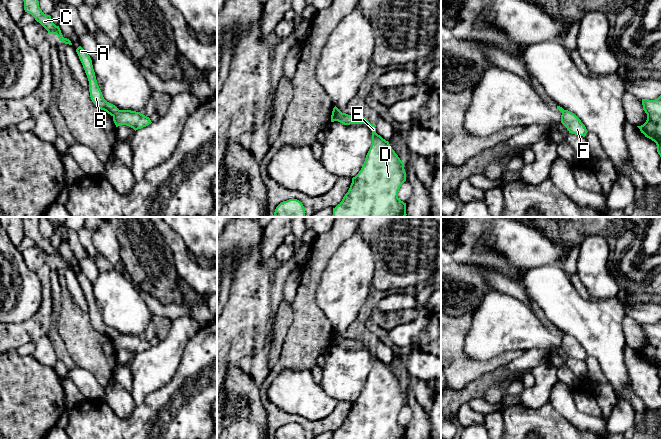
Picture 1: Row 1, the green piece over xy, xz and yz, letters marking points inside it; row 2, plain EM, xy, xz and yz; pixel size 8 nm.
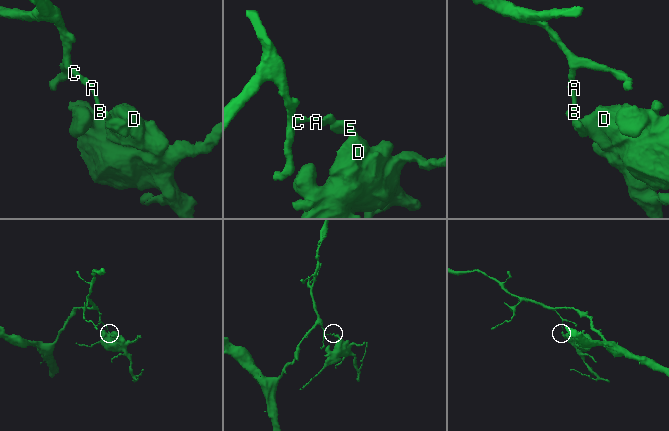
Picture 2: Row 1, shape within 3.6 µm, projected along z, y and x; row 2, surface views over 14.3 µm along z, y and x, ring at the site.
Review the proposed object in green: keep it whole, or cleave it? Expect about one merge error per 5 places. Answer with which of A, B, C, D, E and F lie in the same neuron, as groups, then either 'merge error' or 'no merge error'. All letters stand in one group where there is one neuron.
A B C / D E F | merge error

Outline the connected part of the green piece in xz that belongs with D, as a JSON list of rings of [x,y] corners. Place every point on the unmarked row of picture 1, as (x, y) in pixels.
[[[346,337],[338,344],[344,349],[366,348],[372,355],[372,368],[359,397],[342,425],[333,432],[333,439],[407,439],[406,427],[398,422],[398,416],[406,405],[404,387],[390,370],[389,366],[376,357],[376,349],[371,348],[363,339]]]

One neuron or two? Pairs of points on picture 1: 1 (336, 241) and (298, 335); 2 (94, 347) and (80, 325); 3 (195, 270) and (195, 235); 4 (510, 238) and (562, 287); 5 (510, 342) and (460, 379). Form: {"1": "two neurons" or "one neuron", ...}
{"1": "one neuron", "2": "one neuron", "3": "two neurons", "4": "two neurons", "5": "two neurons"}

